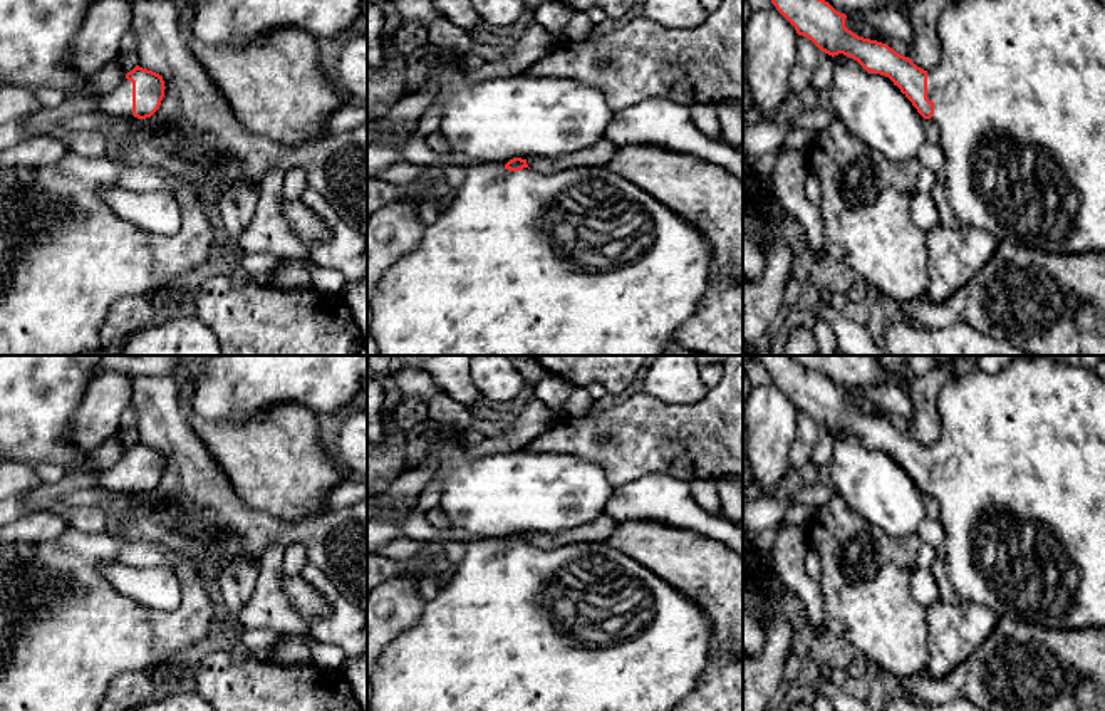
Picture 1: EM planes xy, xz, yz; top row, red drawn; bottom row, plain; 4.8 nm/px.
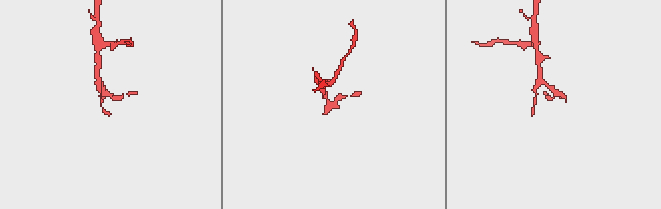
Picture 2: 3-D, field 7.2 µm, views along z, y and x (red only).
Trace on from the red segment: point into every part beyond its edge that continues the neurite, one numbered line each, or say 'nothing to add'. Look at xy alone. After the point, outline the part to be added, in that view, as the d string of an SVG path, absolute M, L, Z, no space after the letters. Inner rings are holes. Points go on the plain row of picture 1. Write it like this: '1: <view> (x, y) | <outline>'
1: xy (119, 477) | M124 454L114 466L99 473L69 473L59 483L39 483L23 500L30 508L45 511L55 500L80 488L132 491L132 458Z

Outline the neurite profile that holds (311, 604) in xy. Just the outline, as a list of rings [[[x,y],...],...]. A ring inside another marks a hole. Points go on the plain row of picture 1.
[[[282,575],[282,587],[295,610],[302,615],[307,627],[317,620],[329,619],[332,614],[330,604],[317,592],[302,575]]]

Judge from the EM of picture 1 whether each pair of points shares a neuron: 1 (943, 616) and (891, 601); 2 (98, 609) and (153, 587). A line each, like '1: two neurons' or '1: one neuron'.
1: two neurons
2: two neurons

